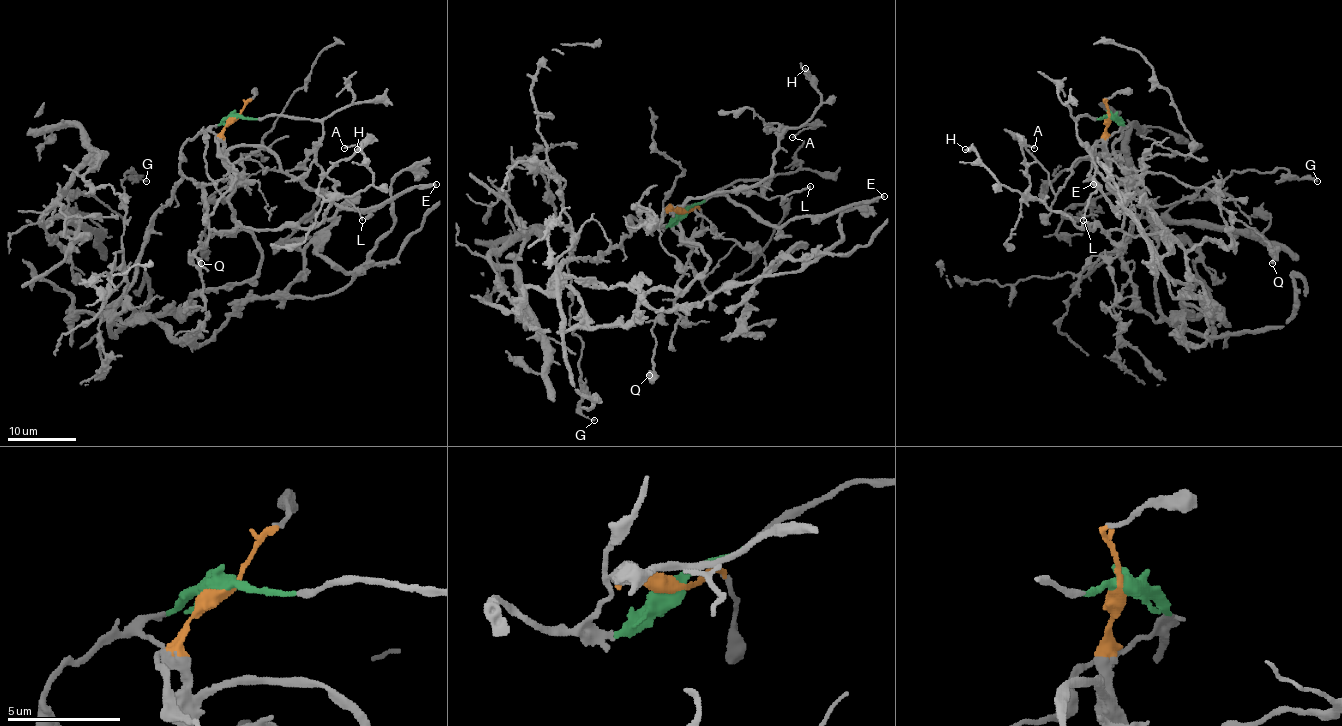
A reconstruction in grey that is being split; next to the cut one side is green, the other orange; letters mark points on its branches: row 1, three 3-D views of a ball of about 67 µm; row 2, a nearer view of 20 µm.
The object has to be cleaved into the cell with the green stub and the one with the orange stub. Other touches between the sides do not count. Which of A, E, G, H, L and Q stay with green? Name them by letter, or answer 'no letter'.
A, G, H, L, Q

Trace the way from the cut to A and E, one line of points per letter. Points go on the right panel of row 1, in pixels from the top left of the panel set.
A: (1108, 116), (1122, 125), (1120, 228), (1079, 228), (1021, 199), (1023, 145), (1035, 147)
E: (1108, 118), (1103, 149), (1101, 145), (1093, 147), (1095, 168), (1124, 197), (1113, 209), (1098, 187), (1093, 185)

